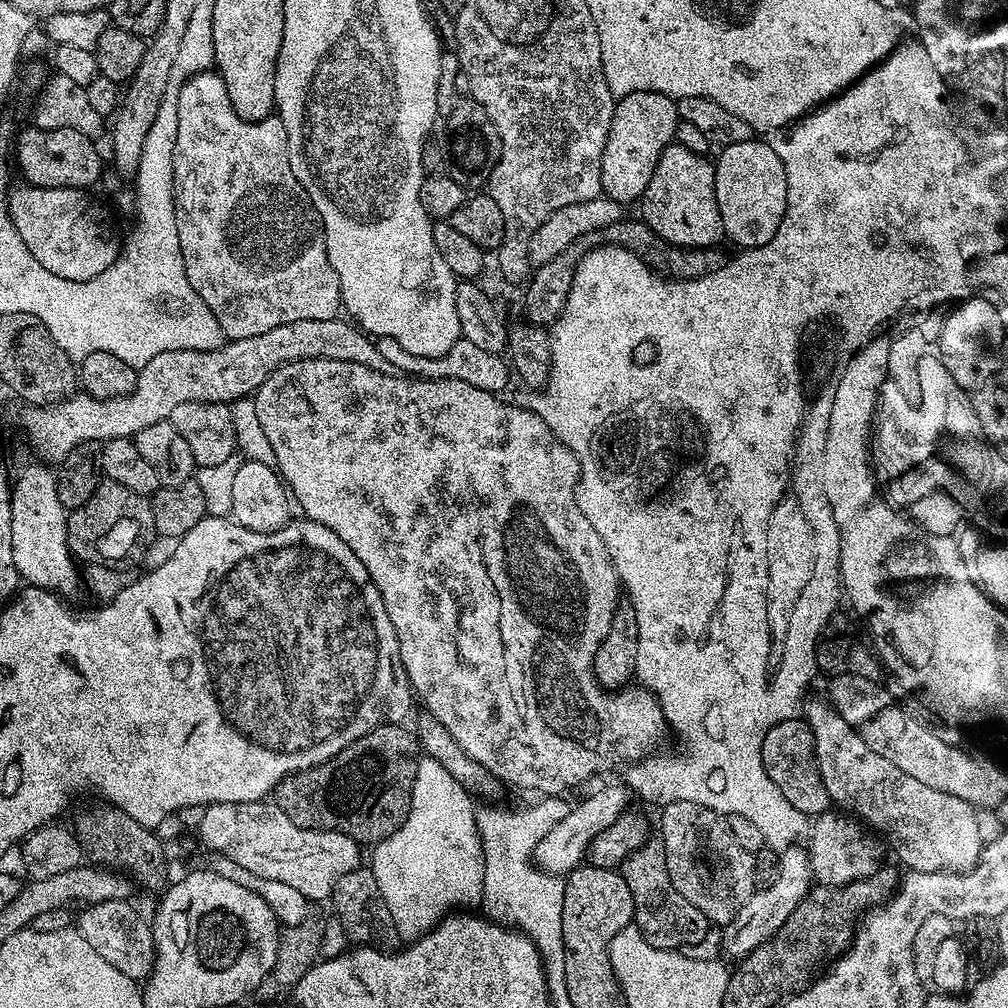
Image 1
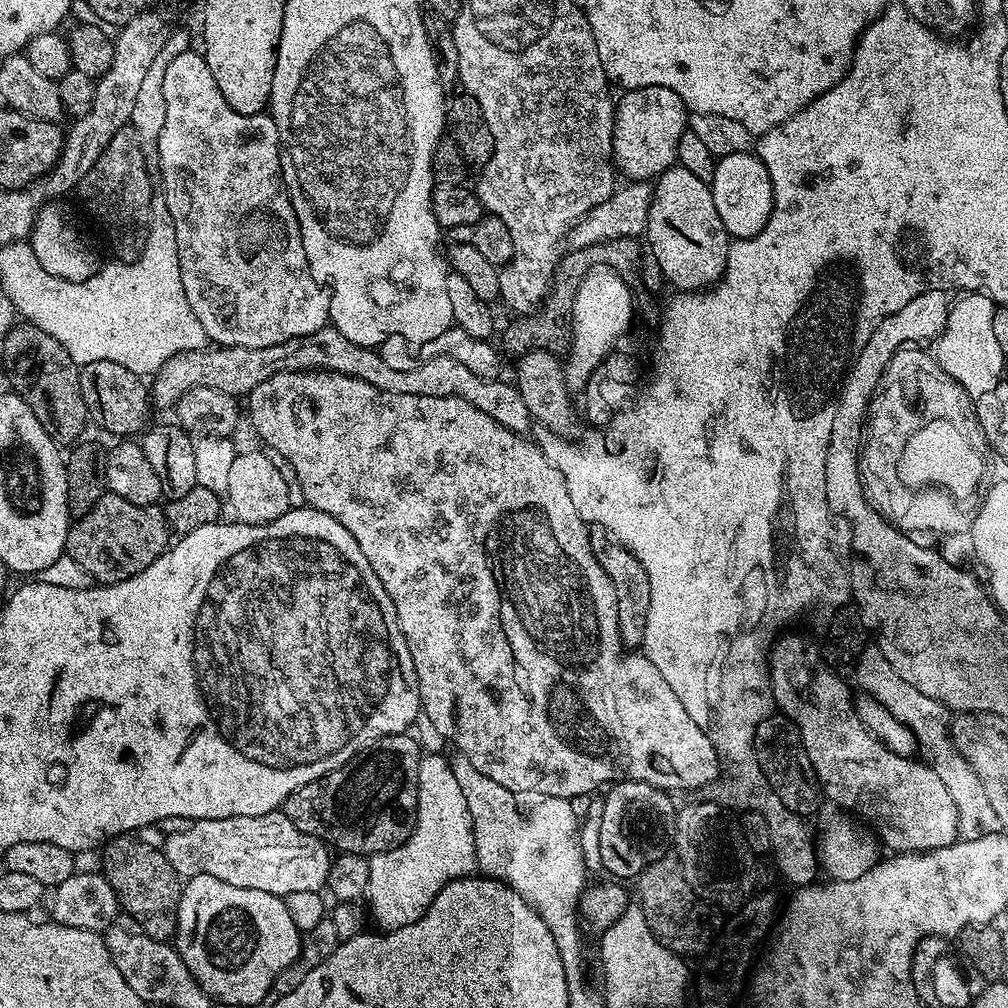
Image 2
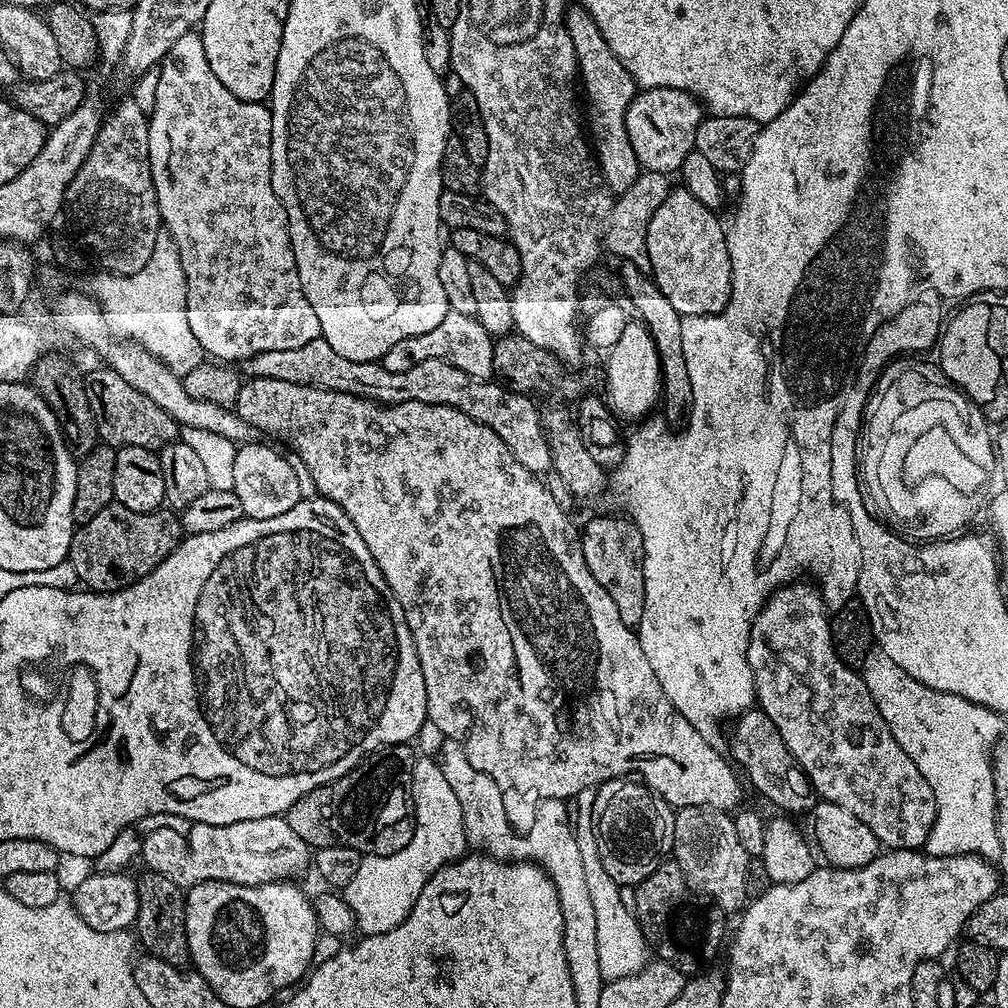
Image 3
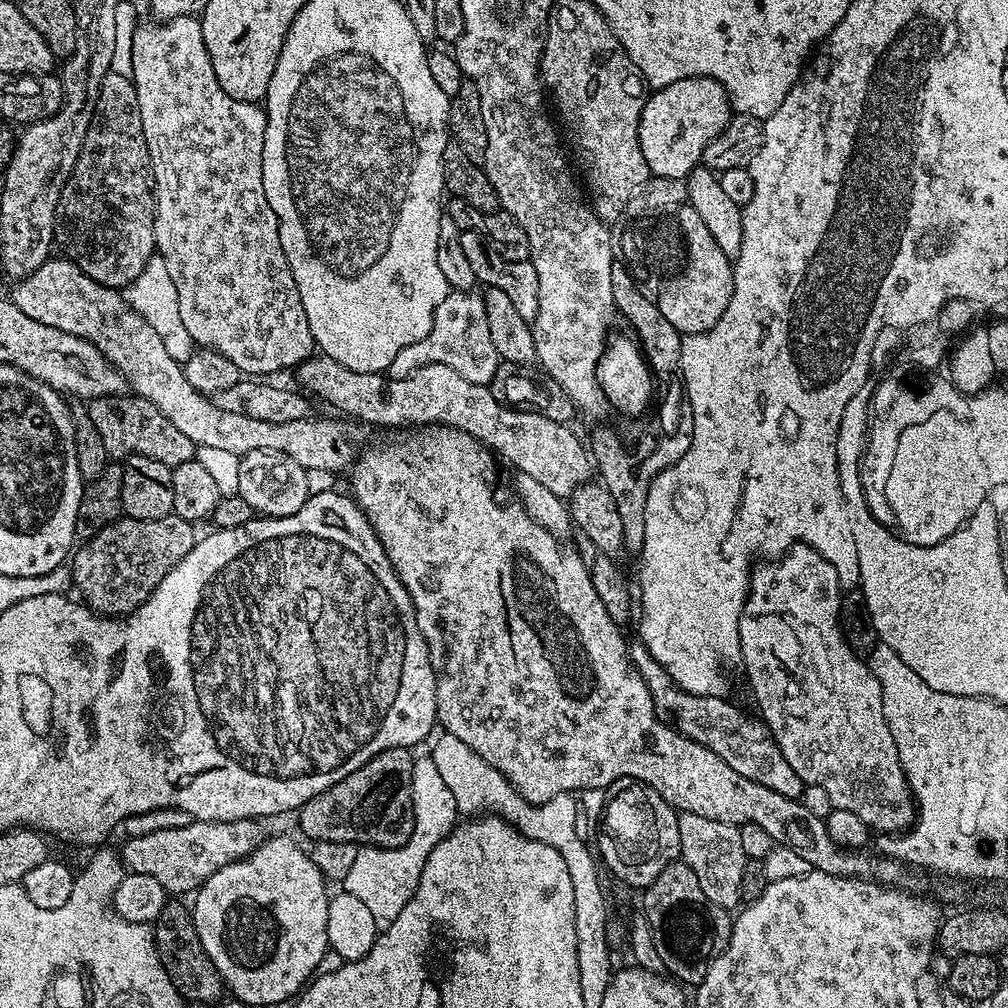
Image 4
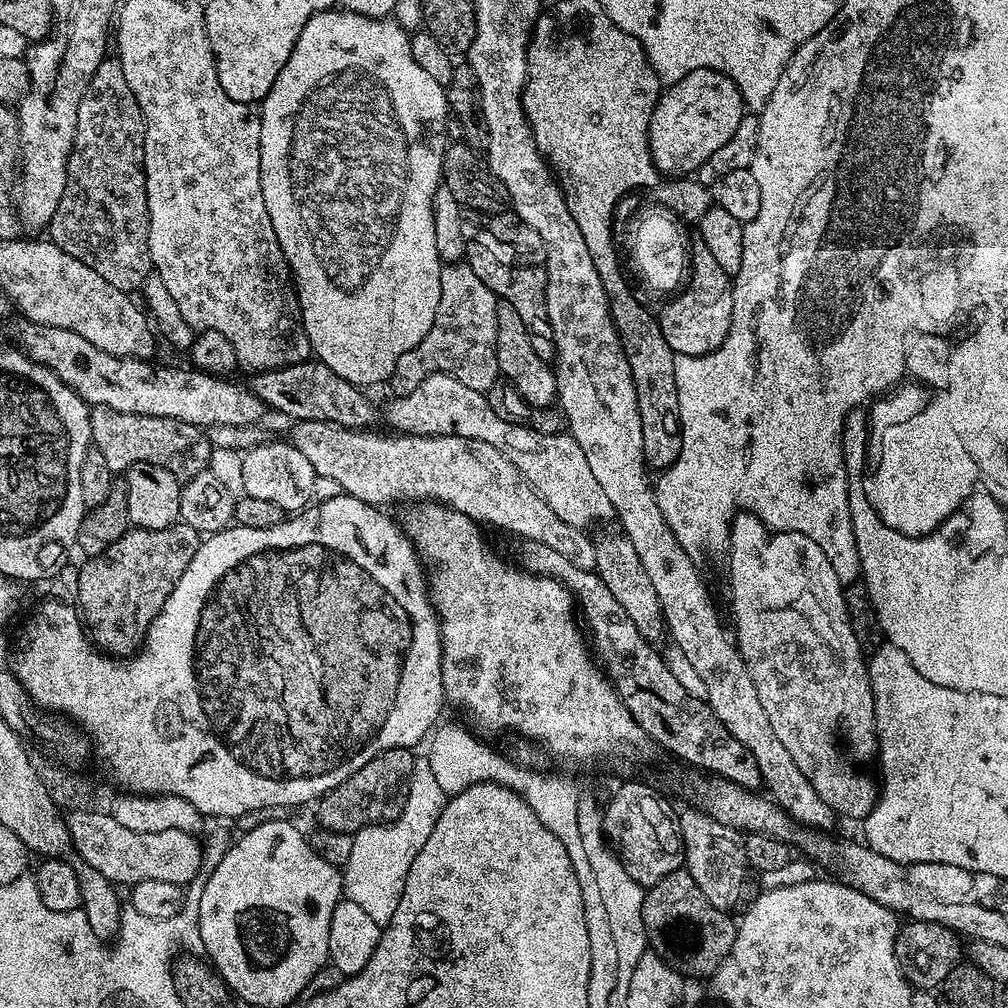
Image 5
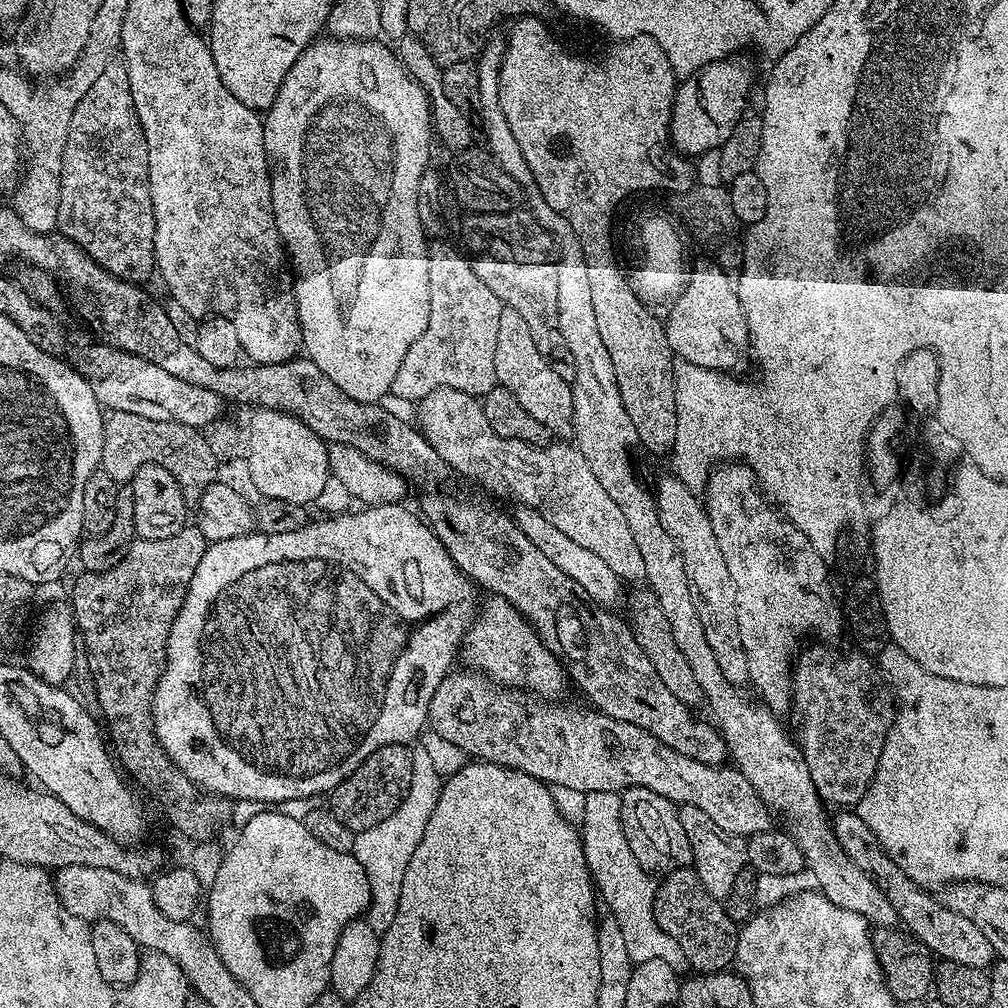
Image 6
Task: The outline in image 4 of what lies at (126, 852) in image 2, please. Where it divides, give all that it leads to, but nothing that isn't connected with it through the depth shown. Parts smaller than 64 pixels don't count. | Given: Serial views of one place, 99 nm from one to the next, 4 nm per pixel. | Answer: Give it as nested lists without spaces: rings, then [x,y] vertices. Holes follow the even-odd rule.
[[[169,899],[164,905],[162,914],[154,922],[158,958],[170,982],[185,1001],[193,1000],[196,1004],[212,1004],[220,995],[225,995],[224,980],[218,974],[214,962],[210,962],[206,950],[202,950],[202,942],[198,938],[198,930],[192,921],[189,905],[179,904],[176,900],[179,899]]]

